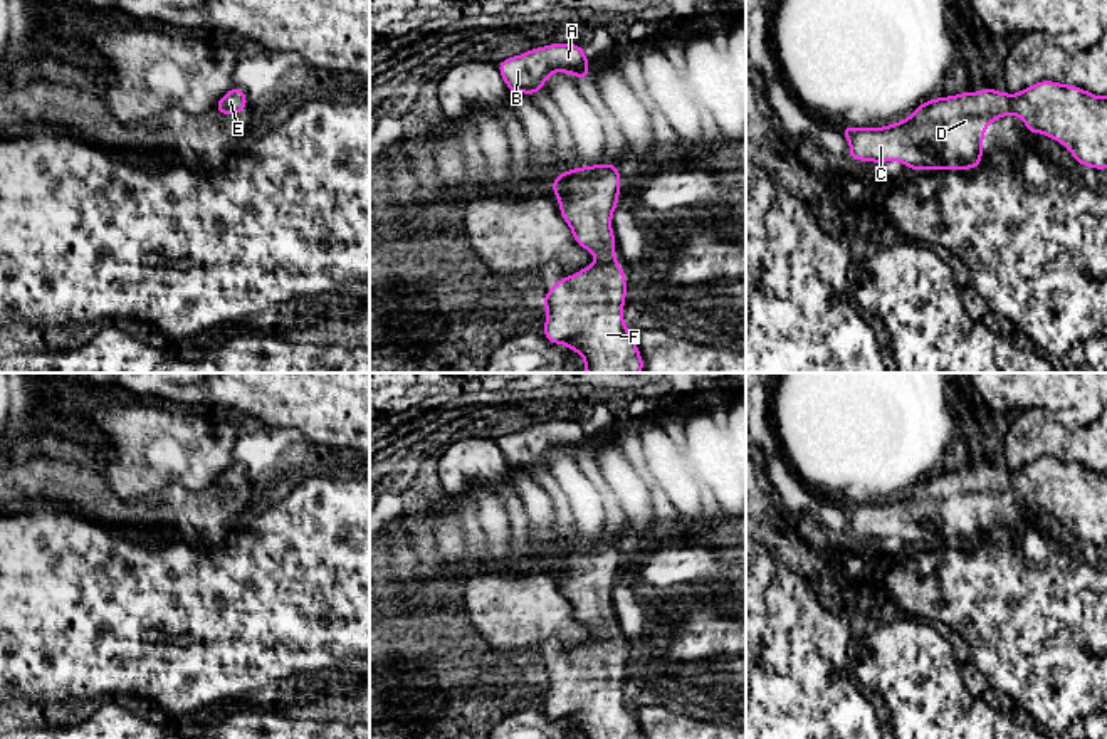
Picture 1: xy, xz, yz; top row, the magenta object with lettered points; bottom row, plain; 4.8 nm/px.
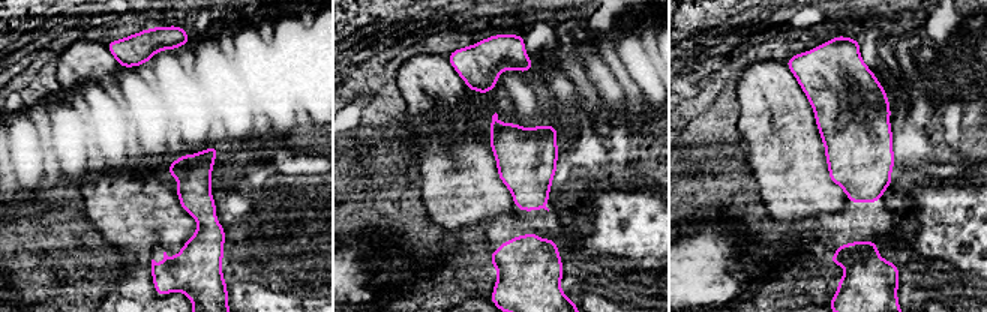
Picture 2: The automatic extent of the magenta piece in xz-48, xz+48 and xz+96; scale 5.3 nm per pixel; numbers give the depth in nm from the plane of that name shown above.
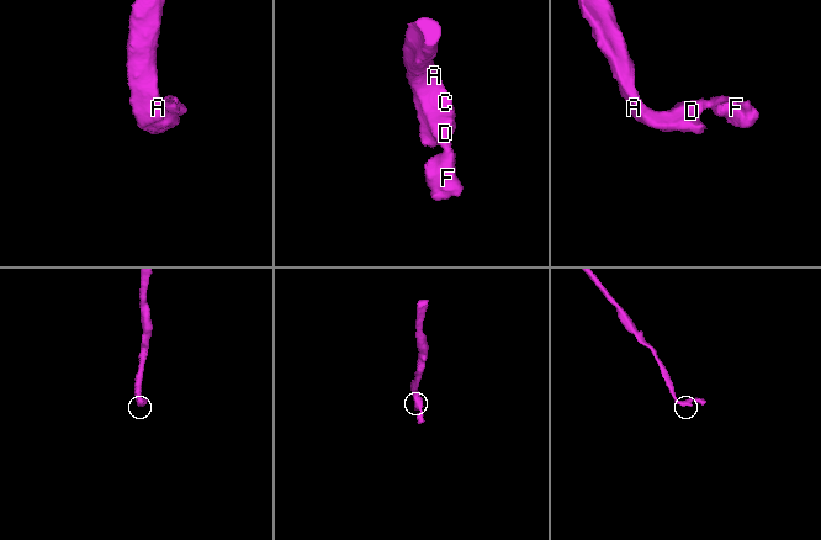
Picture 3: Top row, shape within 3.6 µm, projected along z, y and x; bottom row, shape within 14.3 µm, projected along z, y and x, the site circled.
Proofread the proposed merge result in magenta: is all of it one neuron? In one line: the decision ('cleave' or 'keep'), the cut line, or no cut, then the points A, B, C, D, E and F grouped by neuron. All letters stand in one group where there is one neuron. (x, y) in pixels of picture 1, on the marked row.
keep; cut none; groups A B C D E F

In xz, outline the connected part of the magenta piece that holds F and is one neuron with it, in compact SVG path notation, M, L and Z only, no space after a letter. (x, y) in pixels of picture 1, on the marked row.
M593 165L566 170L551 183L558 197L559 213L573 232L573 240L595 255L595 264L586 265L569 277L559 277L546 292L544 336L551 344L566 344L585 359L586 373L642 373L643 358L635 336L627 329L623 304L627 302L625 270L616 262L616 240L611 230L613 210L618 207L620 191L618 165Z

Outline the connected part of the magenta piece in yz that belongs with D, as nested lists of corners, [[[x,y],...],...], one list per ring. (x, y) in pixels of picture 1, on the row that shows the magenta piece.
[[[1053,81],[1035,82],[1013,96],[986,87],[978,92],[929,99],[899,123],[884,128],[842,126],[842,133],[850,144],[848,160],[879,165],[894,160],[916,171],[973,170],[984,161],[981,149],[986,128],[1006,114],[1021,118],[1028,134],[1043,133],[1068,148],[1077,165],[1097,171],[1107,168],[1107,96],[1099,97],[1077,86]]]

